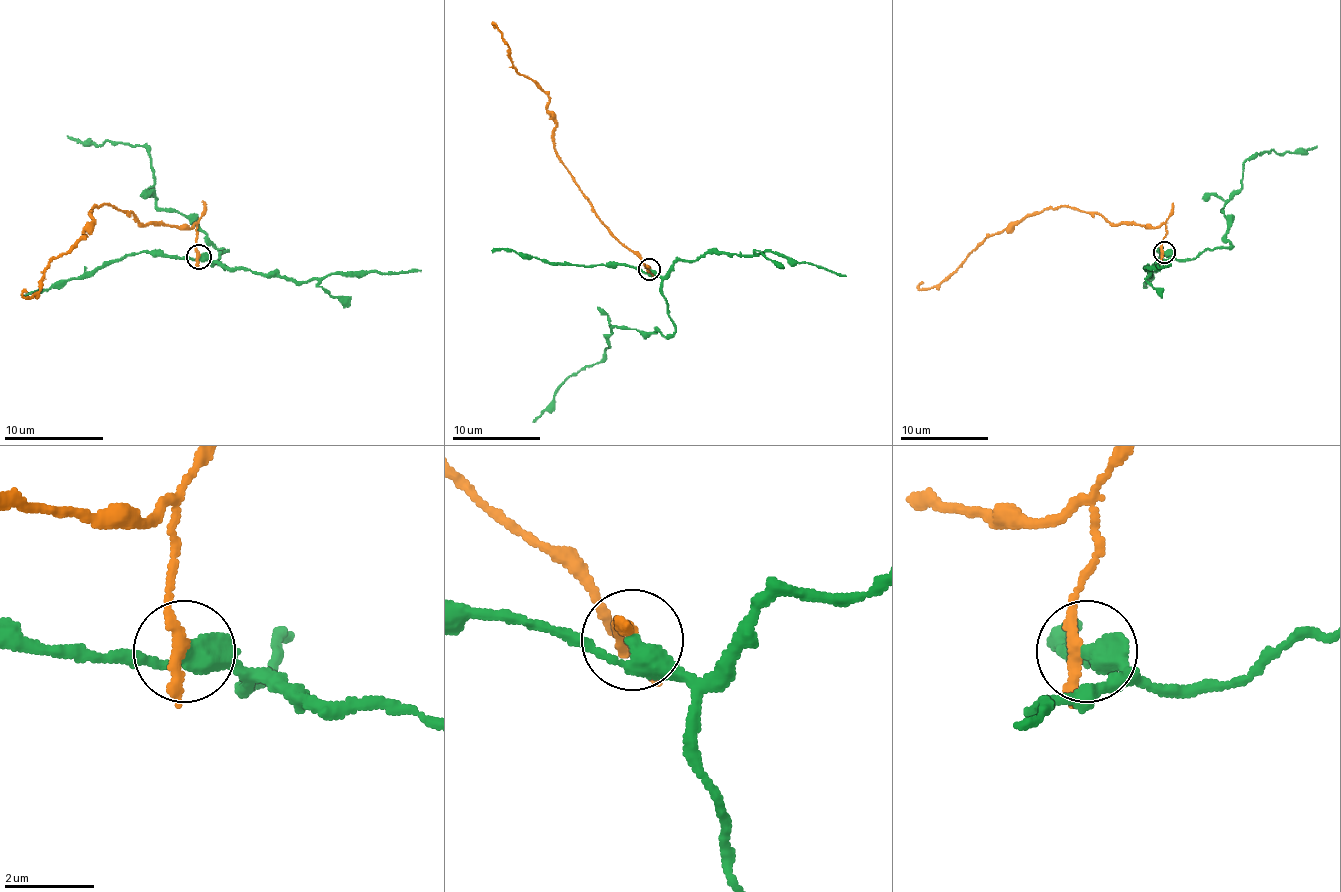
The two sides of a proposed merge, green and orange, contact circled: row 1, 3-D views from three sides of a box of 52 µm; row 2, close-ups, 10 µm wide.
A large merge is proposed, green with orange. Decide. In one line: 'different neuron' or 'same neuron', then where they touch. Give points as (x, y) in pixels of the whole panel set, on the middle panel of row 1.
different neuron; place (649, 269)

